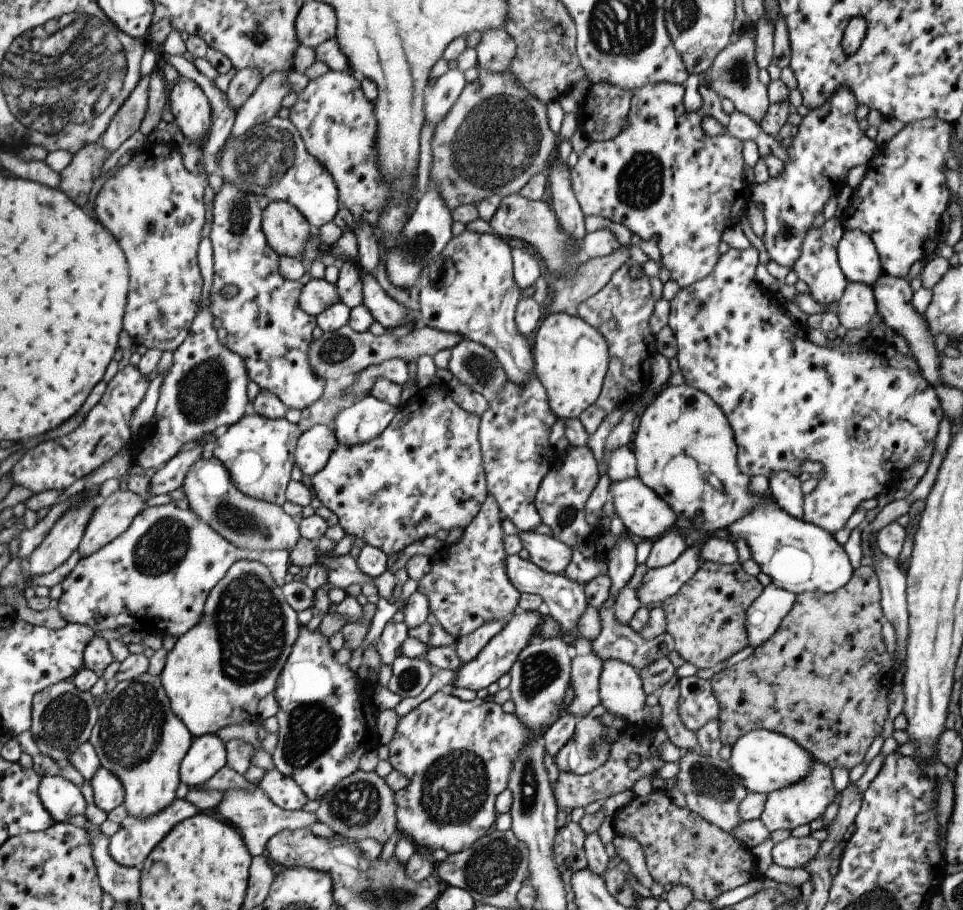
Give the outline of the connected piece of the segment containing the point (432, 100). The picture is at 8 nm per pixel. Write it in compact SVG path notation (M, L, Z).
M448 69L445 74L438 77L433 88L425 93L425 120L436 126L445 117L445 114L458 100L467 82L460 69Z

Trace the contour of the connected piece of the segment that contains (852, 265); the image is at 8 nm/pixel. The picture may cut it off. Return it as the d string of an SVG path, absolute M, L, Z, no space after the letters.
M846 229L837 247L840 268L850 282L873 285L886 271L872 240L860 230Z

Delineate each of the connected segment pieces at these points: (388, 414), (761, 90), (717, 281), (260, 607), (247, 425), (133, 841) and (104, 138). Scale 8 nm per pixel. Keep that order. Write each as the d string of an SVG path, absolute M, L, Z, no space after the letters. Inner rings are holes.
M366 395L336 417L333 431L338 444L366 444L380 436L392 422L399 407Z
M751 25L736 43L726 45L726 48L717 54L711 68L703 74L704 79L710 81L710 88L715 90L720 98L728 98L734 103L735 109L747 114L760 124L768 107L771 105L767 93L767 86L758 79L758 65L755 59L755 30Z
M753 246L748 249L732 249L728 252L721 254L719 260L715 266L715 269L704 278L697 280L694 284L687 287L682 287L676 294L675 298L671 300L671 307L669 312L668 326L672 329L674 338L678 344L678 353L675 356L679 362L680 372L686 380L686 385L692 385L694 388L701 390L712 397L712 400L716 401L716 404L724 411L724 414L728 417L731 429L733 430L734 440L737 444L737 463L739 469L749 477L756 476L758 474L764 474L767 478L776 471L790 471L792 474L798 476L800 464L806 460L812 462L820 462L821 471L814 476L817 479L816 488L805 494L803 500L803 513L802 520L807 523L815 524L824 530L827 530L833 535L841 528L845 527L848 519L854 514L856 507L862 504L864 500L870 500L870 498L878 497L880 492L884 492L884 488L893 486L892 482L892 468L896 472L903 472L908 466L912 466L916 460L924 460L929 462L933 455L933 448L936 435L939 433L940 422L945 418L943 413L940 399L936 394L935 388L920 374L919 366L915 361L915 357L912 355L902 355L891 342L877 339L869 336L861 343L853 345L841 344L836 347L822 347L816 345L806 337L807 331L802 325L792 322L784 311L784 303L782 304L776 297L776 293L769 289L765 289L758 283L756 279L756 266L758 262L758 250ZM852 428L854 432L858 430L858 444L866 446L870 444L870 438L864 440L864 430L868 432L868 429L878 430L876 436L872 436L872 446L870 448L864 448L864 450L858 450L856 446L852 446L850 442L850 432L848 430Z
M240 559L234 562L222 579L207 594L199 624L178 637L160 674L161 684L179 720L194 738L217 733L229 725L257 722L258 702L274 692L278 677L299 635L298 613L285 601L281 586L275 583L271 570L258 561Z
M243 416L235 425L220 431L214 440L213 456L231 474L233 483L248 496L279 505L287 500L285 490L295 465L295 448L301 432L285 417Z
M174 799L171 805L149 817L133 817L127 815L120 823L119 830L109 837L109 853L111 857L125 867L141 867L144 860L158 843L177 825L187 818L192 818L200 810L186 799Z
M150 74L141 75L136 88L122 103L118 112L112 117L106 132L101 136L99 142L109 150L109 156L134 132L138 132L147 111L149 76Z

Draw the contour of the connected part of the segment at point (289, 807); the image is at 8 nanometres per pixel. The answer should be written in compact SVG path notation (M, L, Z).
M276 768L265 771L265 777L260 781L259 787L274 804L287 811L300 810L309 801L294 779L280 774Z

